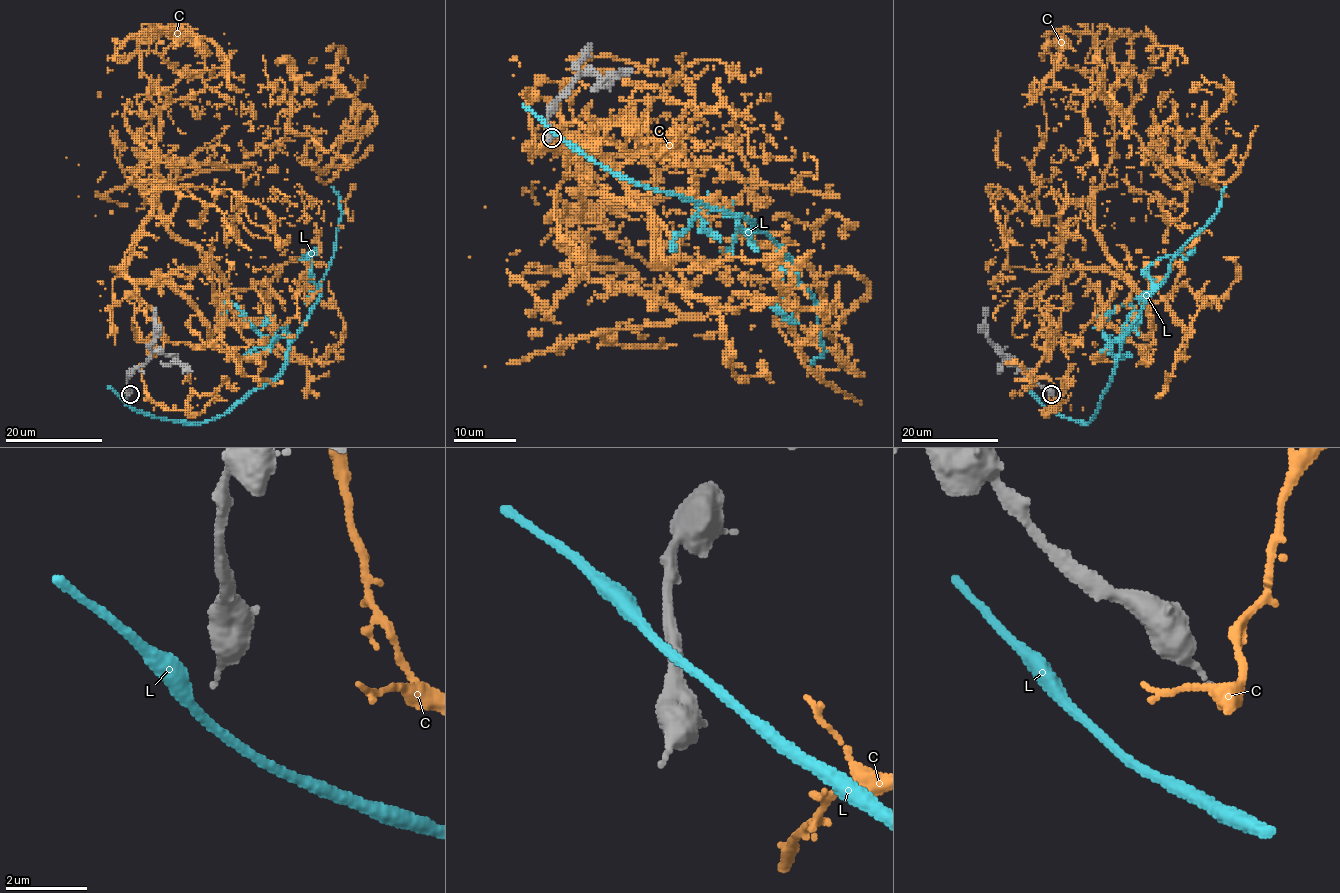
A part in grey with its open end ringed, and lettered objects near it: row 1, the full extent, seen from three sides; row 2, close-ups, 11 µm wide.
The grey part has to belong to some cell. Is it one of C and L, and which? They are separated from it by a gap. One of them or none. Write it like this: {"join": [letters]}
{"join": ["C"]}

